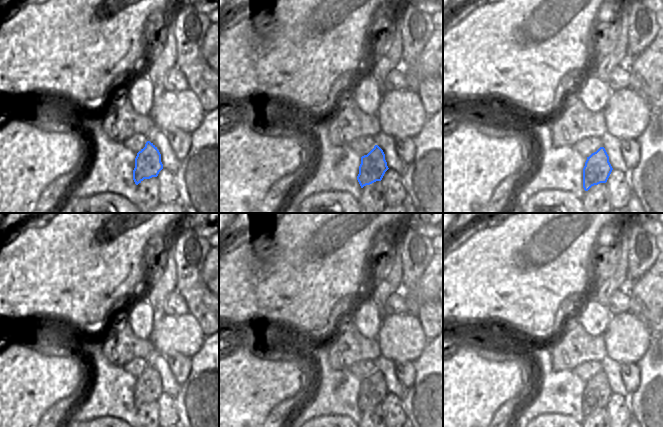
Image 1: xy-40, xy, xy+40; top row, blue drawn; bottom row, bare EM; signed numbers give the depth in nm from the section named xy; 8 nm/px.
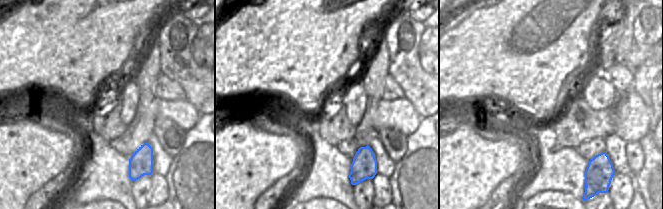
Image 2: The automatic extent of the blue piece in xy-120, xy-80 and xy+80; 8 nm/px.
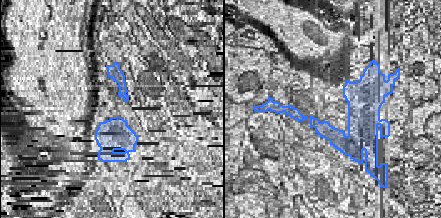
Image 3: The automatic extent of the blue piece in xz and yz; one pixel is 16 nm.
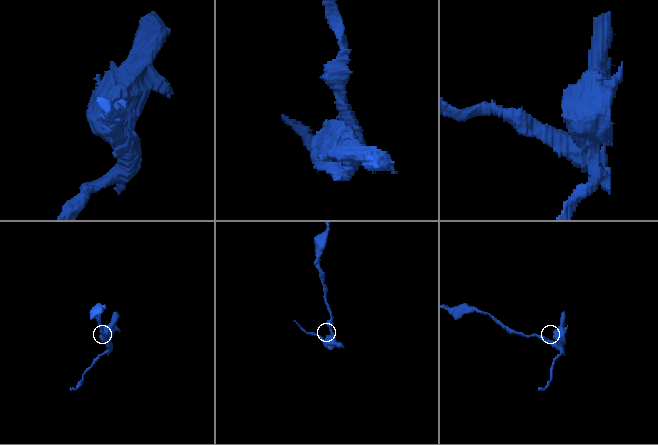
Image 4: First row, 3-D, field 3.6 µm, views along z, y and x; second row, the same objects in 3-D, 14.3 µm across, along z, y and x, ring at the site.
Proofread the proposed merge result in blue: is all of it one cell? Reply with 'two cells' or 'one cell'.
two cells

